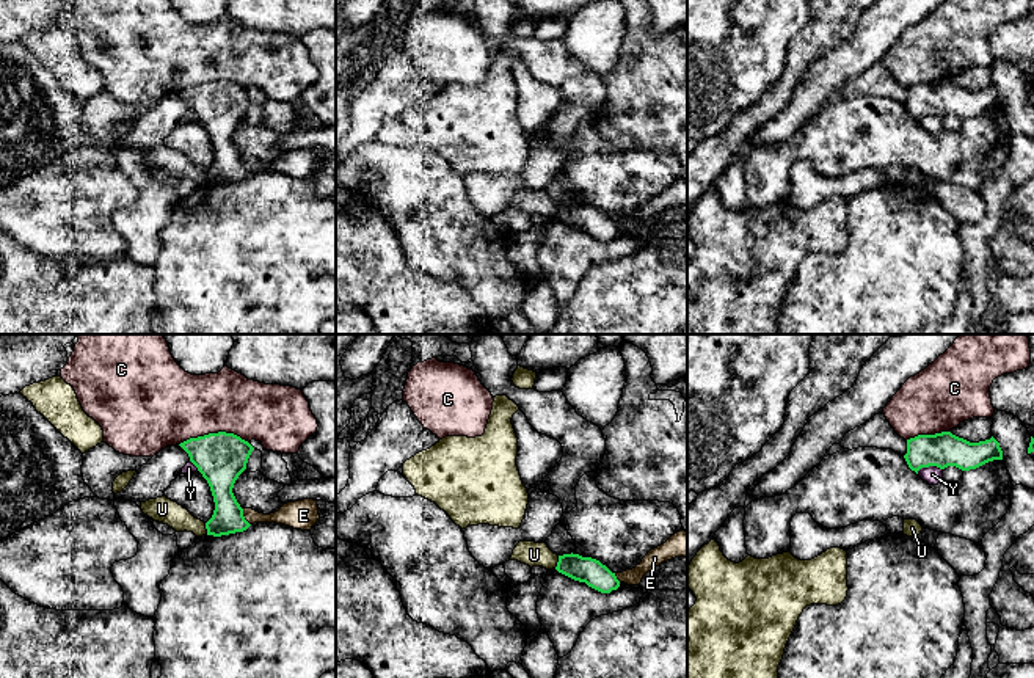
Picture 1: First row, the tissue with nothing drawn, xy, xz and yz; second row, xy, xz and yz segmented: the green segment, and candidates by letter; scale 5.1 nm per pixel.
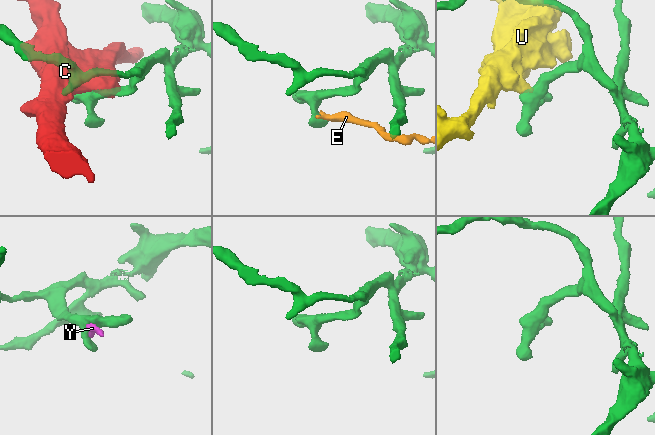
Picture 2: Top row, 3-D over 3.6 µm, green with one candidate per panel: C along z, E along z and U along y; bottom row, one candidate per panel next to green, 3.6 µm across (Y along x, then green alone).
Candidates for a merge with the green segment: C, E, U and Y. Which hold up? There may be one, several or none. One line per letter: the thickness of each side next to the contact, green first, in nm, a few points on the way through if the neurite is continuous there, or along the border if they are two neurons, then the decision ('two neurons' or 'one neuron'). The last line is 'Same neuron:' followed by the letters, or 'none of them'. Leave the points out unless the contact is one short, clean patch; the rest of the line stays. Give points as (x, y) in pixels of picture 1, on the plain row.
C: 260 nm thick on the green side, 360 nm on the other; two neurons
E: 160 nm thick on the green side, 130 nm on the other; two neurons
U: 140 nm thick on the green side, 130 nm on the other; border along xz (559, 204), (554, 215); two neurons
Y: 180 nm thick on the green side, 90 nm on the other; border along yz (942, 116), (923, 115), (917, 121); two neurons
Same neuron: none of them

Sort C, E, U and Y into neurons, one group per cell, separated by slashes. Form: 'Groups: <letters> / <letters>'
Groups: C / E Y / U

